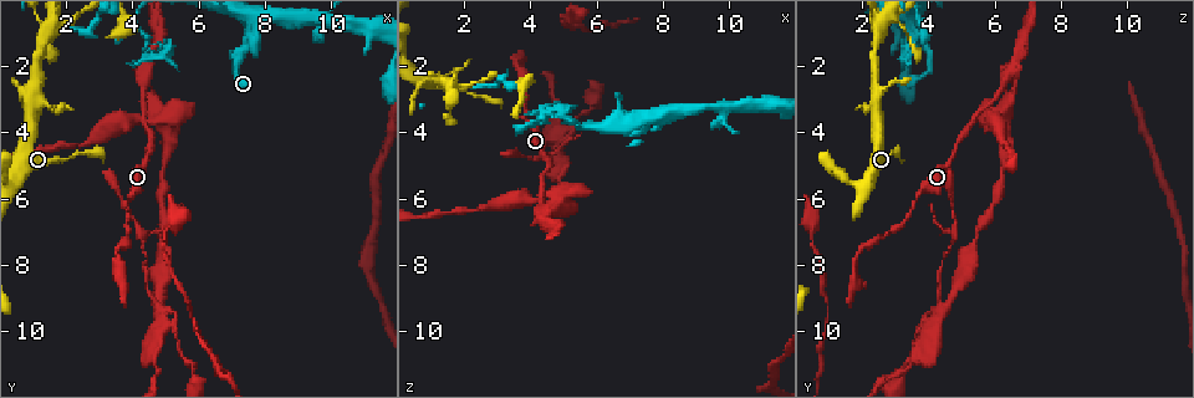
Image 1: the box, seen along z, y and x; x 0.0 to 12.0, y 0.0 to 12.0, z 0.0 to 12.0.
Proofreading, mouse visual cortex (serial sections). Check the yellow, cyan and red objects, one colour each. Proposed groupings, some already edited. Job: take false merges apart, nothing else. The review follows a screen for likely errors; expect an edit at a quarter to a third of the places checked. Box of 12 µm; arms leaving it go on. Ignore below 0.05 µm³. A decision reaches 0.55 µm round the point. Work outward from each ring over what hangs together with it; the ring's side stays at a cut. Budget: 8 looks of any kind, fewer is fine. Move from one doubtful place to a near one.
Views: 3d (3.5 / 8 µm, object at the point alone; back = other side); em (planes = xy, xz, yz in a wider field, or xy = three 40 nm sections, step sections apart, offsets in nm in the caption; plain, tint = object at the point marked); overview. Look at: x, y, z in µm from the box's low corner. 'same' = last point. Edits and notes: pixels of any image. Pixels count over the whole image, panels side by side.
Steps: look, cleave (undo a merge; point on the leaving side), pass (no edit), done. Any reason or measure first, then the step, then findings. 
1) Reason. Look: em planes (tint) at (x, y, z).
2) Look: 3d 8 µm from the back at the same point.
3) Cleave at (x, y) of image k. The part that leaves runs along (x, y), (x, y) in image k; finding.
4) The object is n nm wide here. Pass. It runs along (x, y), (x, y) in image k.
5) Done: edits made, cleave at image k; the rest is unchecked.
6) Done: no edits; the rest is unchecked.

A fork. Look: 3d 3.5 µm at (4.4, 2.3, 6.4).

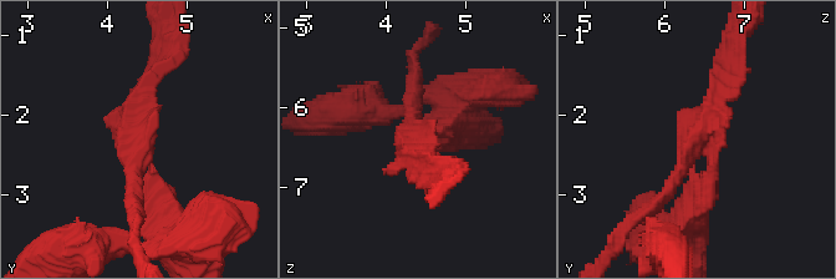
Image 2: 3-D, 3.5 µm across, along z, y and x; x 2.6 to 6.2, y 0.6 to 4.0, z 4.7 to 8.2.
3 arms meet here; the arms are 150, 150, 200 nm wide; now the EM. Look: em planes (tint) at (4.35, 2.30, 6.45).

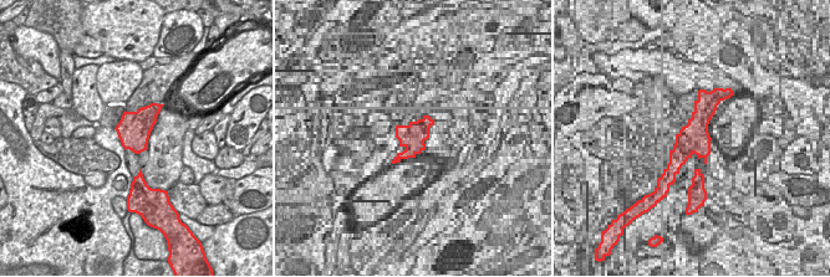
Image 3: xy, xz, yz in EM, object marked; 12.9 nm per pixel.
Cleave at (677, 209) of image 2. The part that leaves runs along (710, 145), (710, 179), (682, 241) in image 2; a second cell is stuck on.

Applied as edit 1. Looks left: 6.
Sharp bend. Look: 3d 3.5 µm at (4.5, 1.5, 3.5).

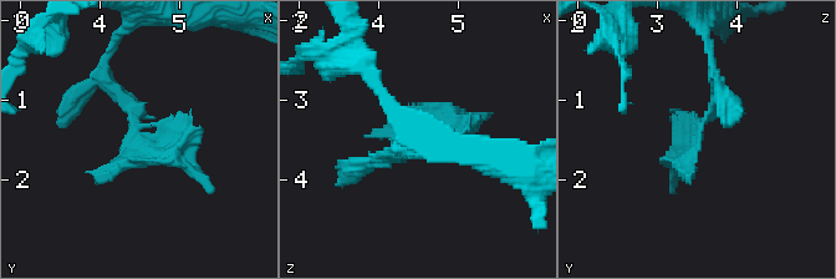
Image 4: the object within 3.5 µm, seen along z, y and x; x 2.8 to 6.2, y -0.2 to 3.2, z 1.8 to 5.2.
Look: em planes (tint) at (4.50, 1.50, 3.45).

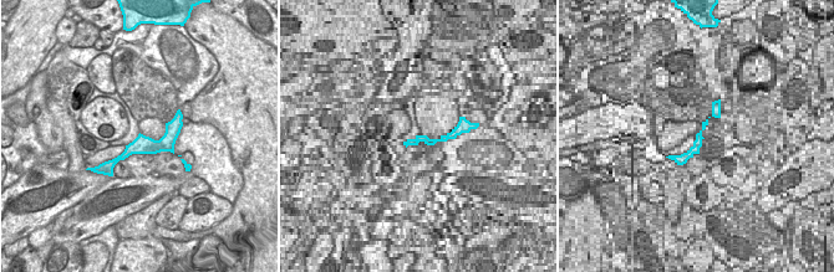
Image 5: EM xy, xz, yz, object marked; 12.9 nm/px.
Cleave at (137, 163) of image 4. The part that leaves runs along (138, 136), (176, 151), (192, 117) in image 4; two cells meet here.

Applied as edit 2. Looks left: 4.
Look: 3d 3.5 µm at (0.9, 3.1, 2.4).

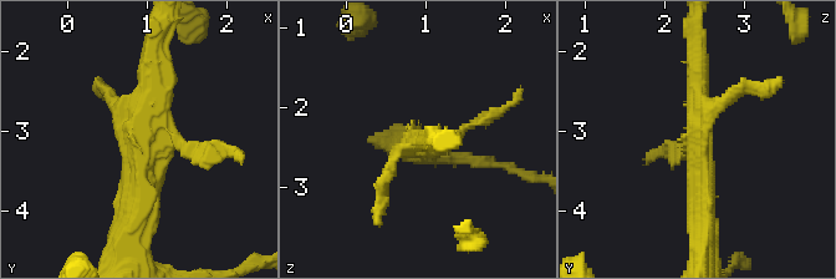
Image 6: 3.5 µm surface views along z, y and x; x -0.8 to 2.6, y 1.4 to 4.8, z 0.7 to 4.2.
Shape alone is not enough. Look: em xy step 3 (tint) at (0.95, 3.20, 2.40).

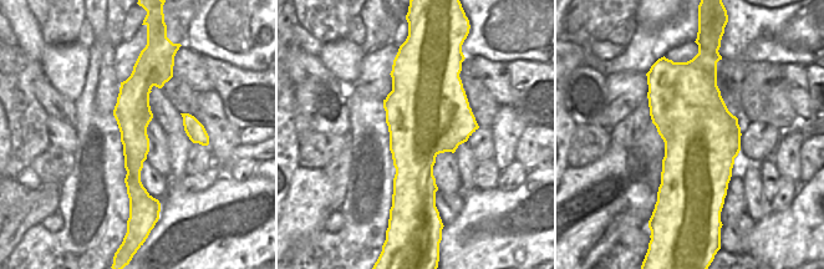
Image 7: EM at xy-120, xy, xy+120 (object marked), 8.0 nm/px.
Cut it another way. Look: em xy step 1 (tint) at the same point.

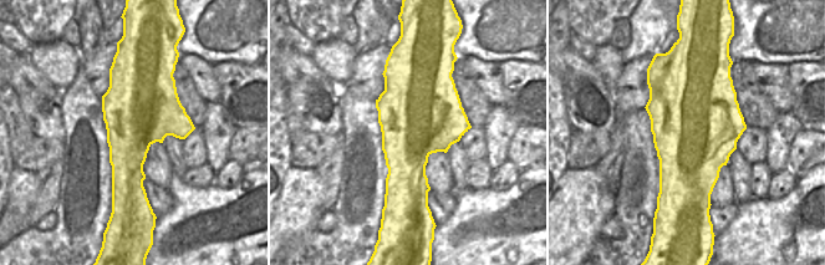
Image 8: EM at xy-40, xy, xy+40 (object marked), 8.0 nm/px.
Pass. It runs along (134, 231), (153, 62) in image 6; one cell here.

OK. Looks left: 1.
Done: edits made, cleave at image 2, cleave at image 4; the rest is unchecked.

